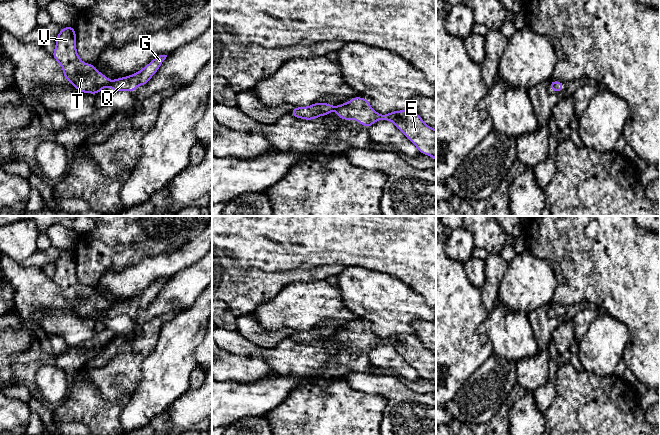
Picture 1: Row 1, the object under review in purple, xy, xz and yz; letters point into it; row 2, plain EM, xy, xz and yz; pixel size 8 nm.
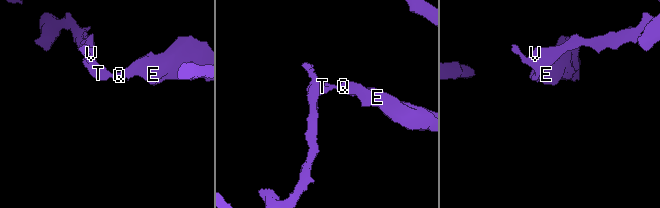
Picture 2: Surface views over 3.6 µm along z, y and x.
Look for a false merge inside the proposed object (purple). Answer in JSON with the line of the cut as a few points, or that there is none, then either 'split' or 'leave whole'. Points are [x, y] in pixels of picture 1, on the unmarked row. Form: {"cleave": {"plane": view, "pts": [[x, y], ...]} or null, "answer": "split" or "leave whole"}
{"cleave": {"plane": "xy", "pts": [[112, 305], [110, 308]]}, "answer": "split"}

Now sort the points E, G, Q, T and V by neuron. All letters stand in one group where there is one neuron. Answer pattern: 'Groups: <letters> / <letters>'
Groups: E G Q / T V

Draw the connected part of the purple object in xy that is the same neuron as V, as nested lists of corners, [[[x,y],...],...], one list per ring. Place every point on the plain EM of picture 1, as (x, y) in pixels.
[[[73,250],[63,251],[55,262],[54,283],[62,290],[64,302],[82,317],[98,318],[104,311],[111,309],[94,288],[85,288],[76,275],[76,256]]]

